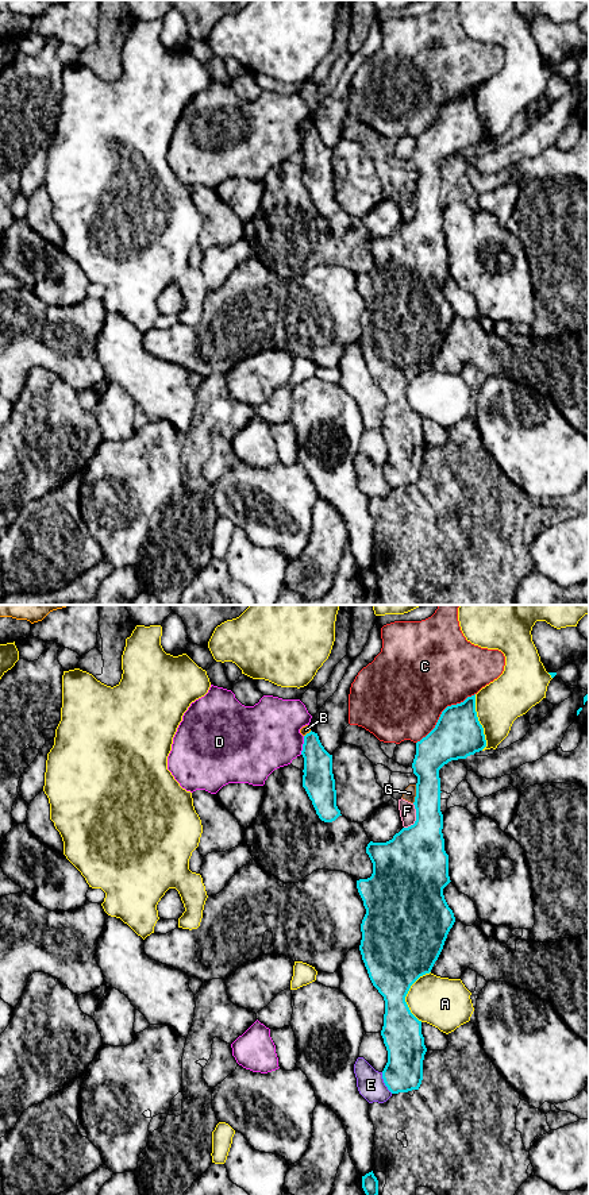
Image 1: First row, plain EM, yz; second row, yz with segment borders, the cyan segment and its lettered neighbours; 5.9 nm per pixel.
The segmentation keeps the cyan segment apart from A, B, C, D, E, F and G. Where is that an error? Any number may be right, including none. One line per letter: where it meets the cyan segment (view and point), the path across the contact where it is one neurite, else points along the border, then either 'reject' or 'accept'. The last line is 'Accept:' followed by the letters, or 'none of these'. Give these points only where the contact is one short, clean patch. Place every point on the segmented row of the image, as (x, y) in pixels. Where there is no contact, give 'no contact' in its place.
A: meets cyan in yz at (407, 993); reject
B: meets cyan in yz at (307, 733); runs through yz (318, 763), (307, 733), (305, 729); accept
C: meets cyan in yz at (442, 712); reject
D: meets cyan in yz at (303, 746); reject
E: meets cyan in yz at (384, 1082); reject
F: meets cyan in yz at (416, 818); border along yz (414, 804), (415, 821), (404, 828); reject
G: meets cyan in yz at (416, 794); border along yz (416, 785), (416, 795), (412, 802); reject
Accept: B

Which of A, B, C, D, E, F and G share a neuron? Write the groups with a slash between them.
A / B / C / D / E / F G

